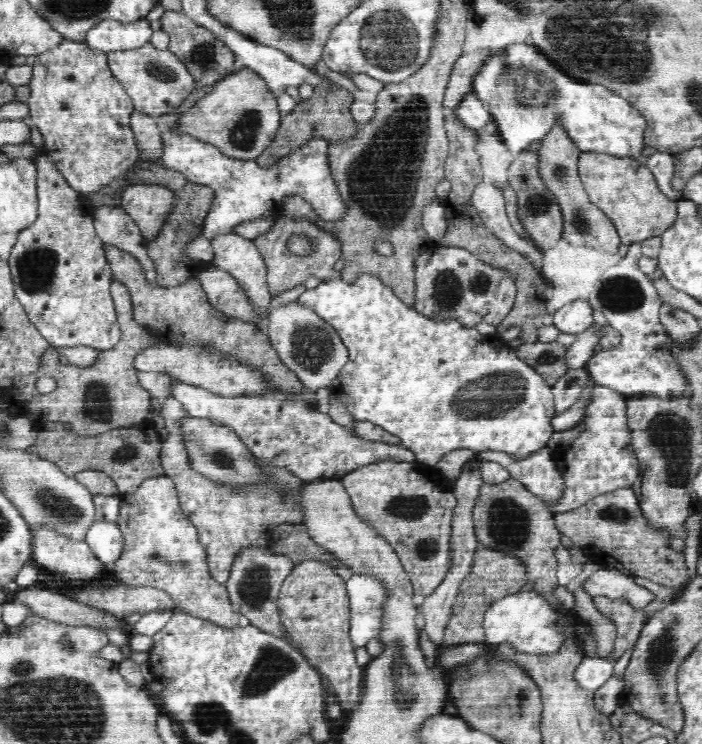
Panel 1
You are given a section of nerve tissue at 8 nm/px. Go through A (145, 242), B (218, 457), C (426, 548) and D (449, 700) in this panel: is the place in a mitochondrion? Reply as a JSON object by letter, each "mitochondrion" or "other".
{"A":"other","B":"mitochondrion","C":"mitochondrion","D":"other"}

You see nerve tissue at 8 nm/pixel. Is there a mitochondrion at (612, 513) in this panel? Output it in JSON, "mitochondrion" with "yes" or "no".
{"mitochondrion":"yes"}

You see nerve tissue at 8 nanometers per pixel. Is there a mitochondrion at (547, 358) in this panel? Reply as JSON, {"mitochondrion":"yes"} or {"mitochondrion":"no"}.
{"mitochondrion":"yes"}

